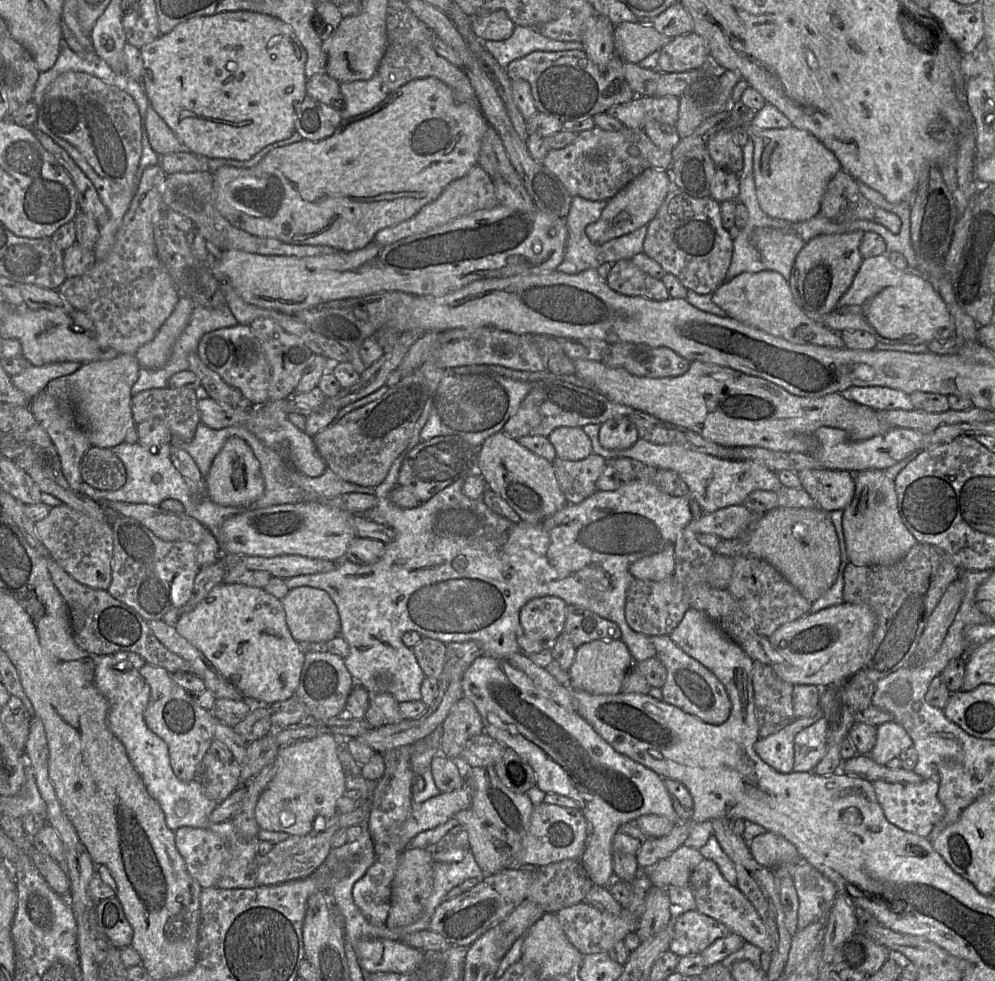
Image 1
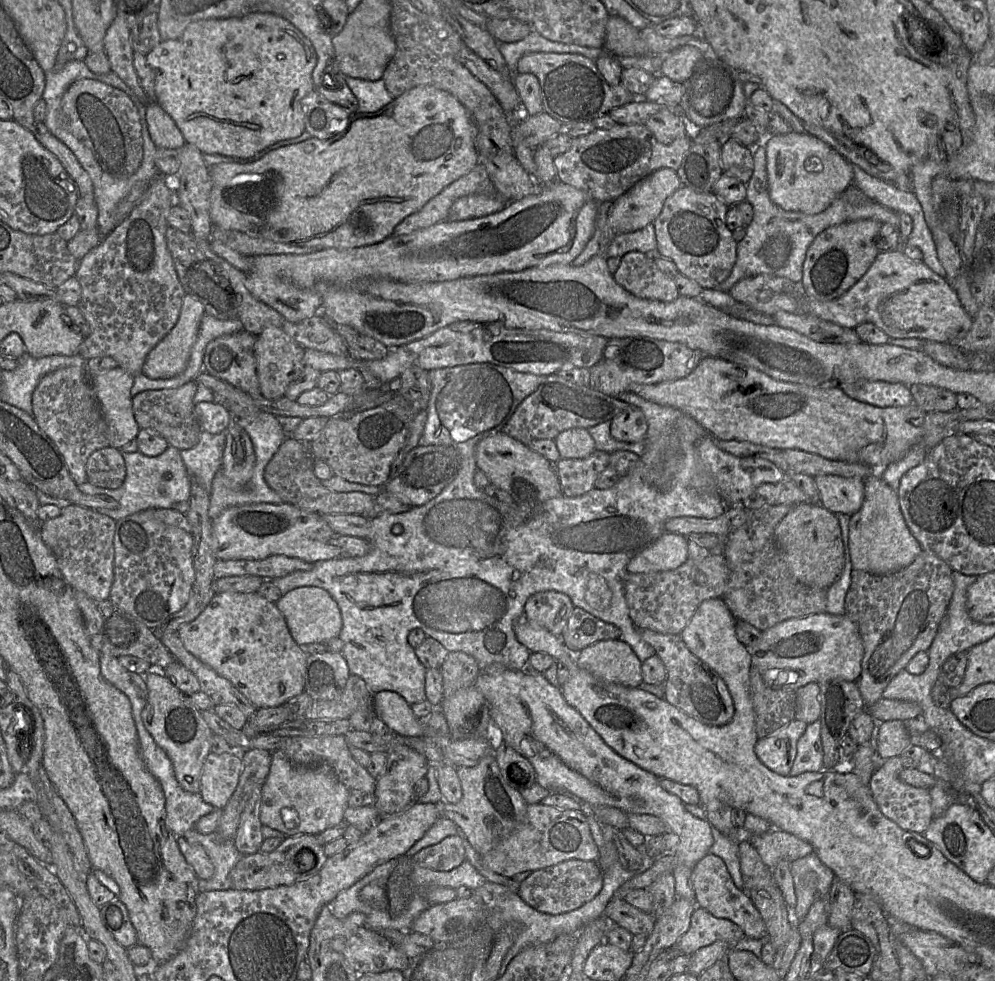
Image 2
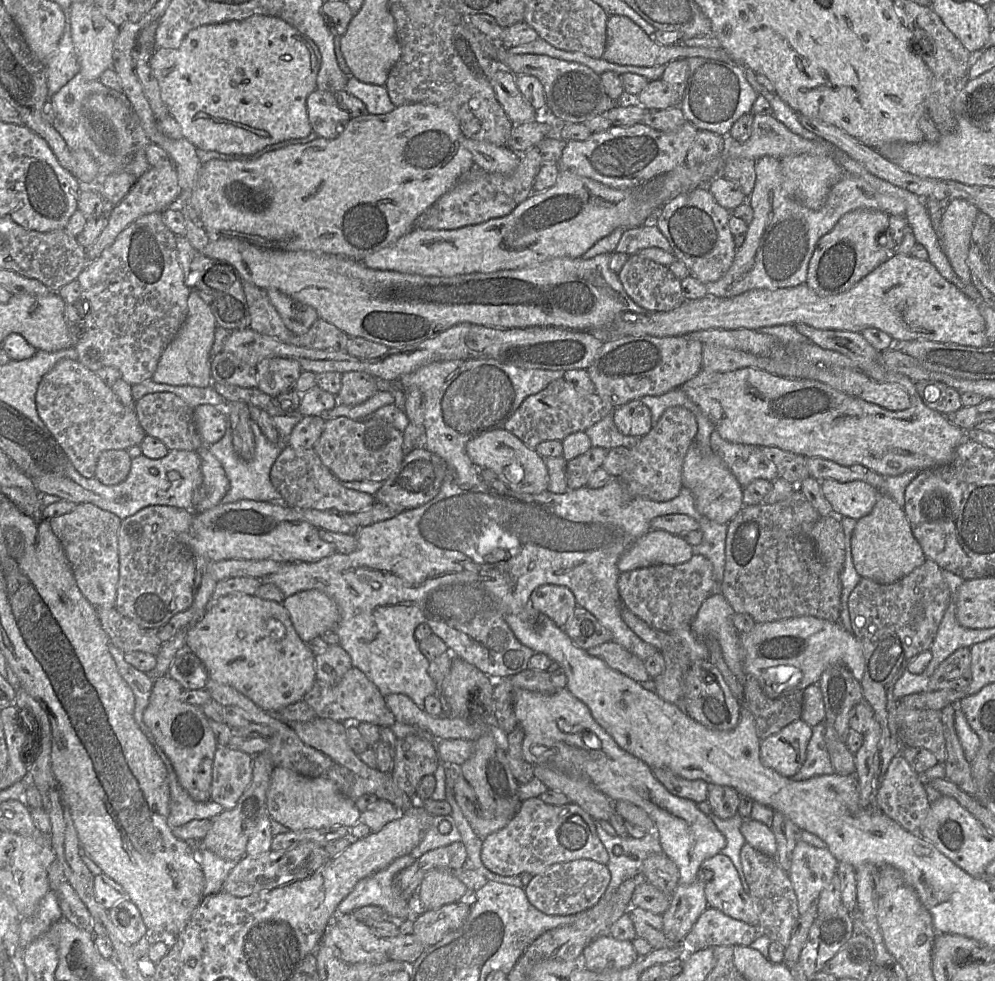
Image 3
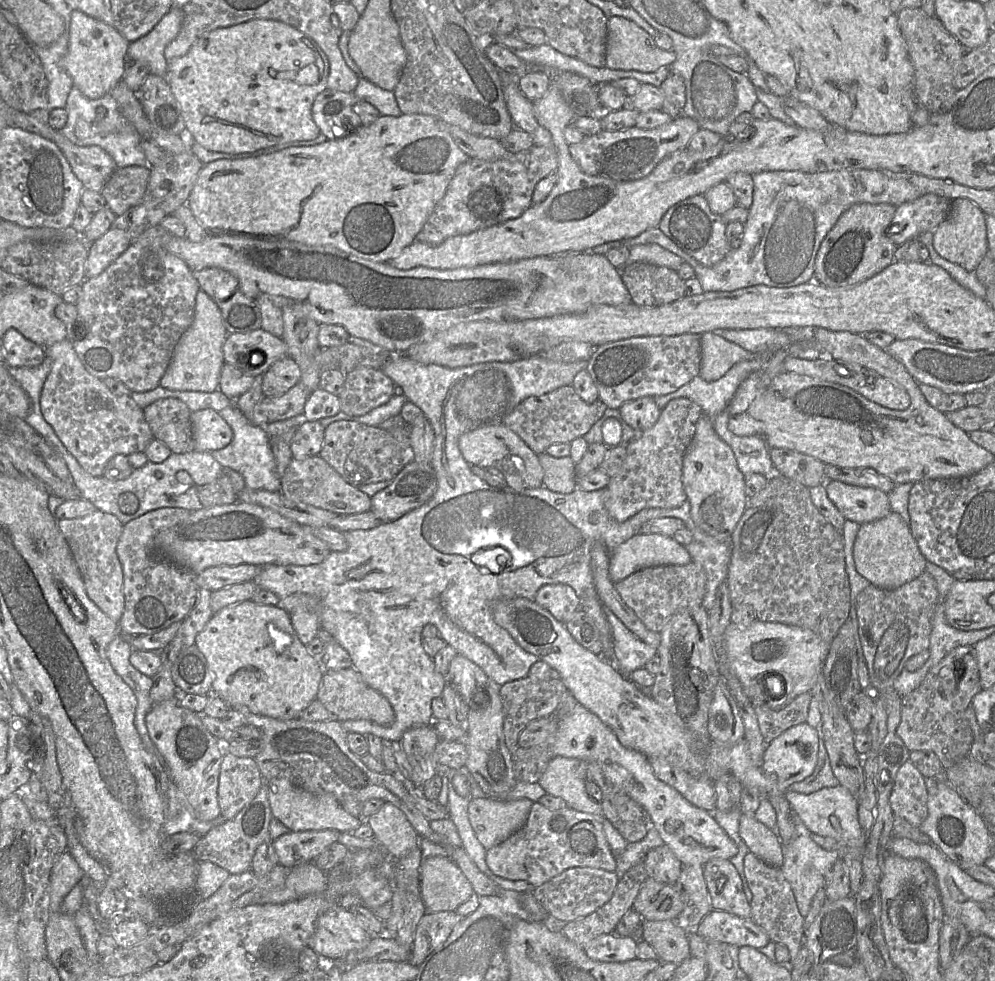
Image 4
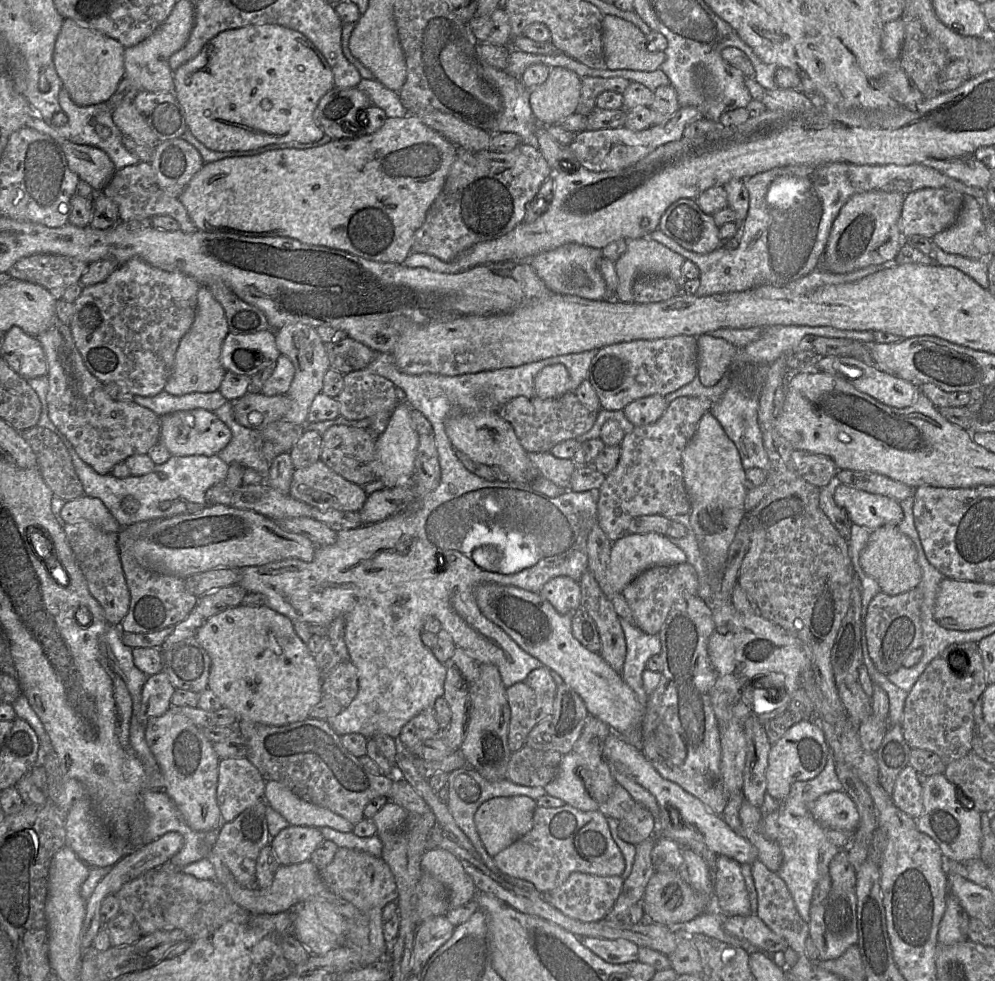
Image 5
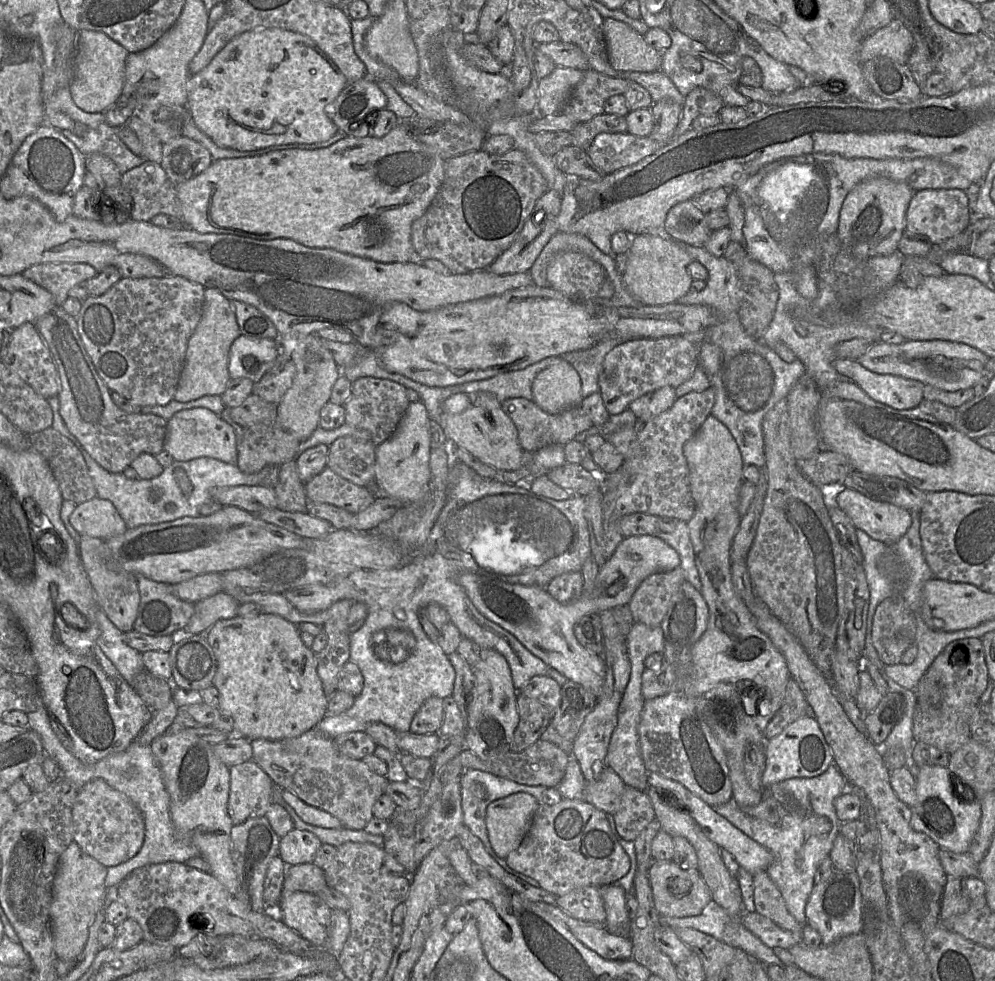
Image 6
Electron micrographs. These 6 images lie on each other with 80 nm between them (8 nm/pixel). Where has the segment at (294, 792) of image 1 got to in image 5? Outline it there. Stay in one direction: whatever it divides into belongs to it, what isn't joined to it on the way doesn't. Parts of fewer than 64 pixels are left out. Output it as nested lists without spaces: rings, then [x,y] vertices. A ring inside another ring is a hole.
[[[266,782],[264,799],[292,826],[329,827],[343,833],[352,832],[355,827],[340,815],[306,802],[280,782]]]

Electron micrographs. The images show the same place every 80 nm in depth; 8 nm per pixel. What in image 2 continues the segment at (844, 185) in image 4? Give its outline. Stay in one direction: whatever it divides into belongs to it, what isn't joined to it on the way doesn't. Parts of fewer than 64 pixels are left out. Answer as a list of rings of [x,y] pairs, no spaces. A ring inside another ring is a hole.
[[[764,145],[753,148],[753,173],[746,184],[746,199],[753,209],[753,218],[746,227],[745,237],[737,243],[736,260],[729,276],[712,290],[702,290],[697,299],[702,303],[721,310],[736,319],[743,319],[758,325],[772,325],[771,315],[754,310],[751,306],[737,303],[729,294],[729,290],[740,280],[766,274],[787,278],[800,284],[803,275],[803,263],[806,252],[815,237],[822,231],[849,221],[872,219],[881,223],[890,223],[896,228],[900,226],[900,218],[894,211],[878,202],[872,201],[863,205],[852,205],[838,195],[831,204],[818,214],[786,211],[774,204],[769,196],[766,169],[766,152]],[[649,224],[634,232],[622,233],[614,237],[598,255],[604,255],[607,258],[621,258],[629,252],[642,252],[649,257],[654,256],[656,250],[655,229],[652,224]]]

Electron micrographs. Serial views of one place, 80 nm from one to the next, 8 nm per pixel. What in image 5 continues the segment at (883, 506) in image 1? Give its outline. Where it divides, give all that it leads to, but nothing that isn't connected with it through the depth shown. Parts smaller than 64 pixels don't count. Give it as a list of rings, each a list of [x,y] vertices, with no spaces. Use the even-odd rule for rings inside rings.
[[[884,525],[871,530],[868,541],[860,553],[859,563],[864,573],[877,582],[880,592],[889,595],[898,595],[917,587],[922,577],[916,548],[913,542],[899,530],[898,525]]]

